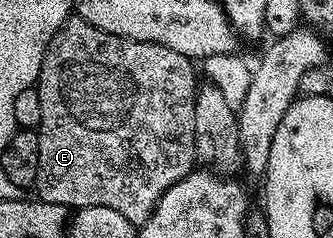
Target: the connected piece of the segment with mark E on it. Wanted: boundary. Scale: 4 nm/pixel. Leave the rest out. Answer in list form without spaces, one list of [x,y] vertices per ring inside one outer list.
[[[70,16],[55,32],[37,77],[43,116],[35,127],[39,140],[36,197],[66,208],[115,208],[129,222],[147,221],[163,192],[183,180],[195,166],[195,96],[199,74],[197,78],[193,66],[187,56],[171,48],[120,38],[87,24],[87,20]]]

